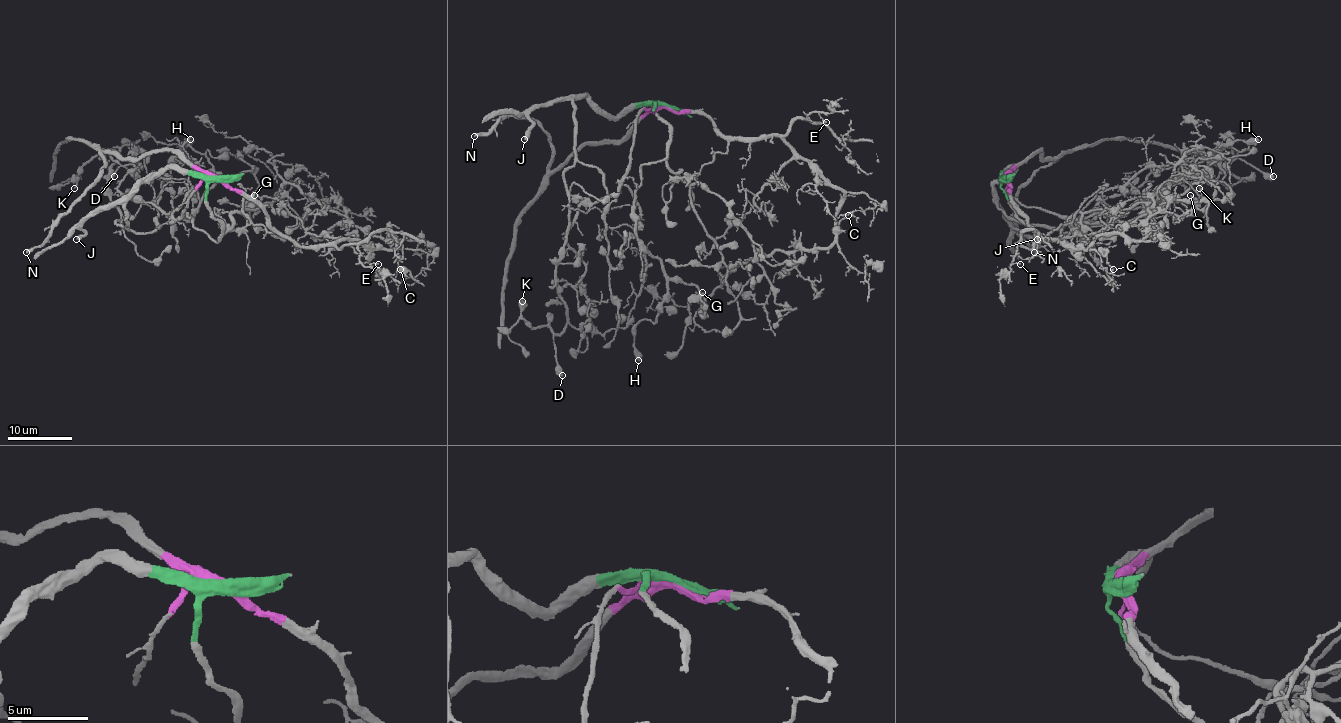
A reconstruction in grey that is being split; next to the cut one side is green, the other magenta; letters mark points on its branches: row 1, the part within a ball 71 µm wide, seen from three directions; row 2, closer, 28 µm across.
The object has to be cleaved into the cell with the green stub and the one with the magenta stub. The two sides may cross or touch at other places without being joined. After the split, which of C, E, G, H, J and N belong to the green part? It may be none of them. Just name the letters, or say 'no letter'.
G, H, J

